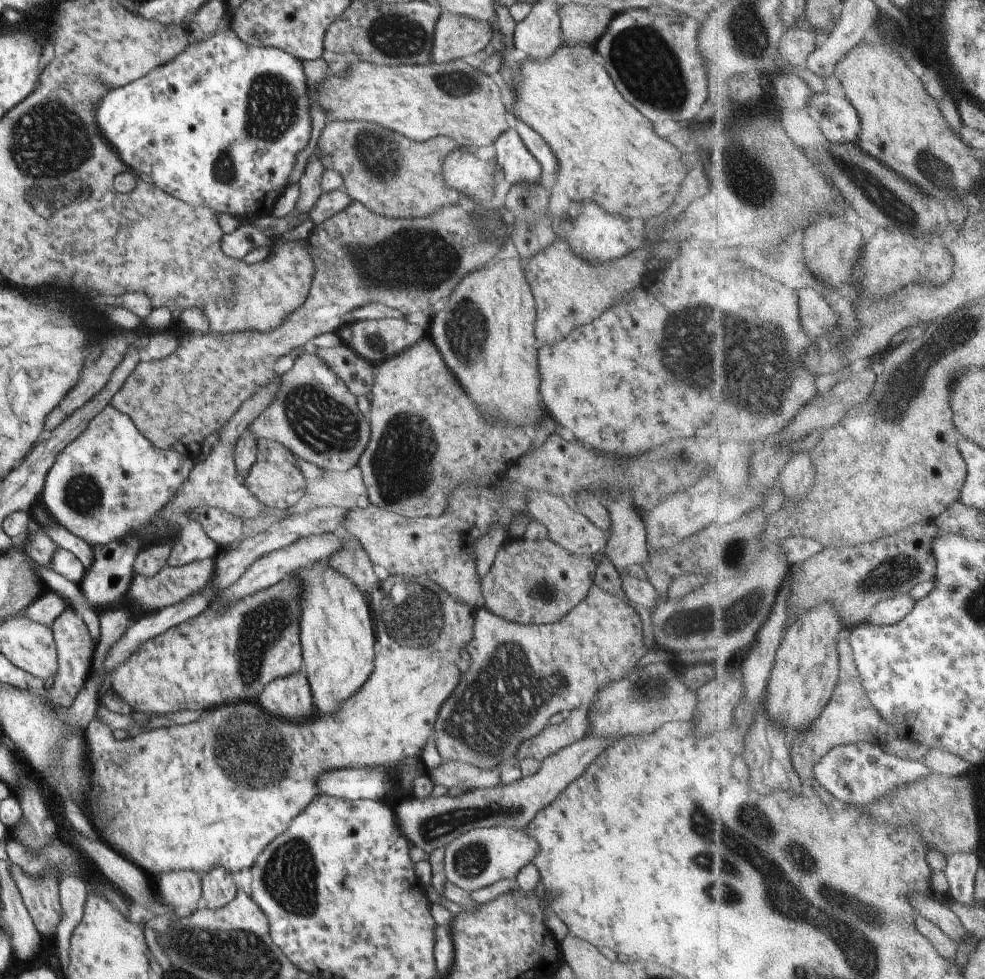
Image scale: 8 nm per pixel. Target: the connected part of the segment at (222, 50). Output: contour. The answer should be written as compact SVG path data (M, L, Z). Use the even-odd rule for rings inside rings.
M218 29L212 36L192 43L188 48L170 60L164 66L154 68L150 74L129 82L127 85L112 88L100 100L96 114L96 122L102 136L113 145L119 157L137 175L144 172L158 188L170 193L170 196L191 204L194 208L209 208L217 213L232 214L242 220L270 215L275 202L282 196L290 182L290 174L294 172L294 160L298 160L298 152L302 152L310 142L312 132L312 118L310 118L310 98L312 88L309 86L308 76L304 72L304 61L292 52L284 52L282 48L266 48L246 46L235 32Z

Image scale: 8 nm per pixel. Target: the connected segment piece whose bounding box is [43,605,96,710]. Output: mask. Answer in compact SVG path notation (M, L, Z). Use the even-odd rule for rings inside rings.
M70 605L52 622L51 627L58 651L59 672L56 674L51 690L46 691L43 695L60 710L66 710L74 702L79 690L84 686L85 680L91 673L96 643L92 640L90 630L82 621L82 617Z

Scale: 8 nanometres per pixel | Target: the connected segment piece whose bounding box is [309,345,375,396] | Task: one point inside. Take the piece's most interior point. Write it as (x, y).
(358, 375)

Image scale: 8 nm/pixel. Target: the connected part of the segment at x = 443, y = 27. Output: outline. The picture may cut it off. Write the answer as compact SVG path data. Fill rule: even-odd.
M443 11L436 23L432 54L429 60L446 64L468 55L483 52L492 44L490 24Z

